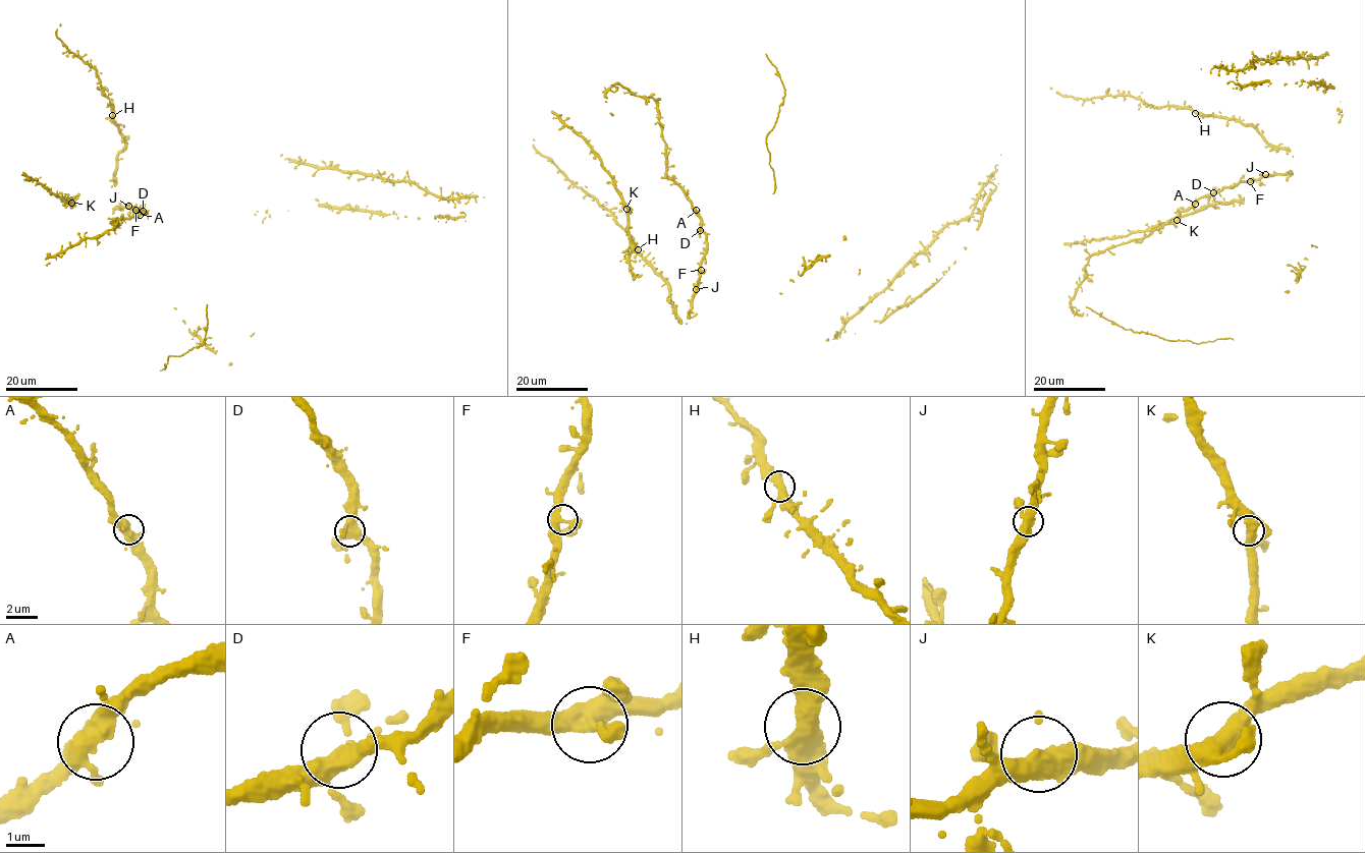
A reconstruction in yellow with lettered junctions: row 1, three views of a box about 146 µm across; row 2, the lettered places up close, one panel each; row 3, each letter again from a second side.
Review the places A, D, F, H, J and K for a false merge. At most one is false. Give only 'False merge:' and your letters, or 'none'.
False merge: none

